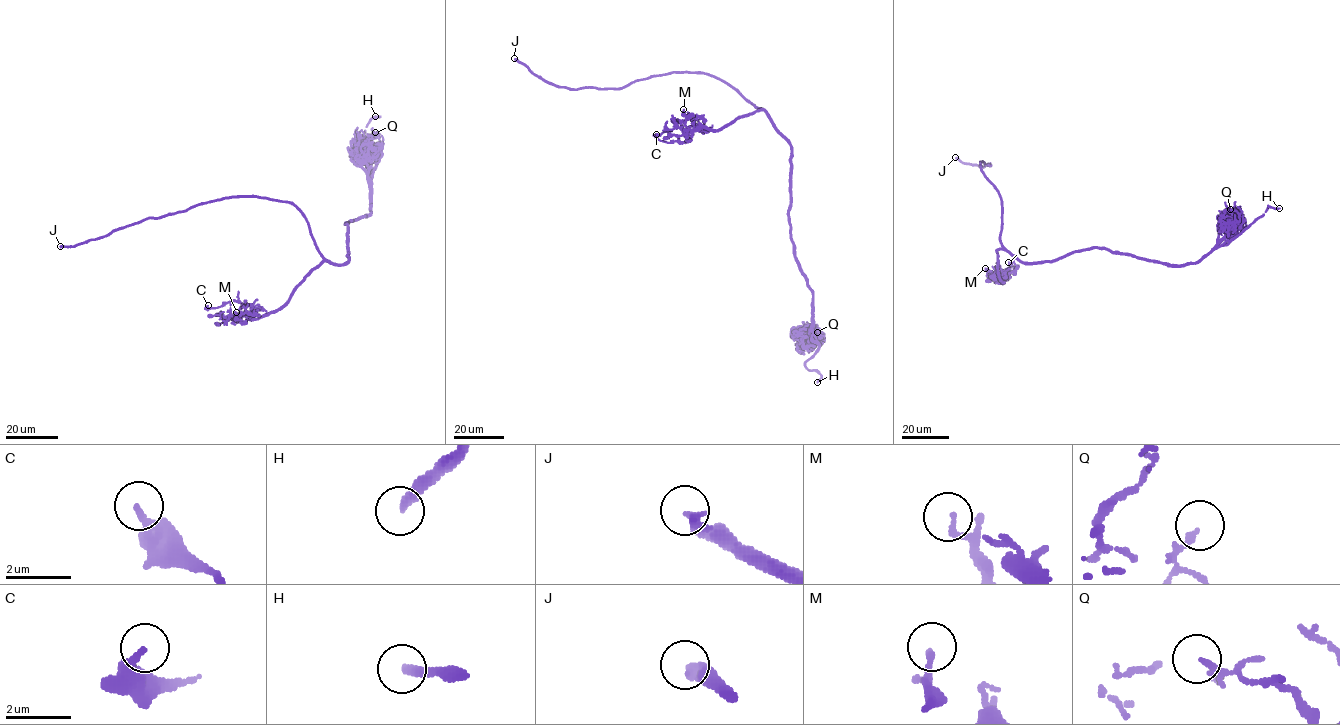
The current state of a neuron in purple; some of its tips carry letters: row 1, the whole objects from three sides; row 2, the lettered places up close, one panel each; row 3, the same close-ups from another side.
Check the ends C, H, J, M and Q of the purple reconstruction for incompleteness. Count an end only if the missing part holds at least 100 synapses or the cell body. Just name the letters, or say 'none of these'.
H, J

